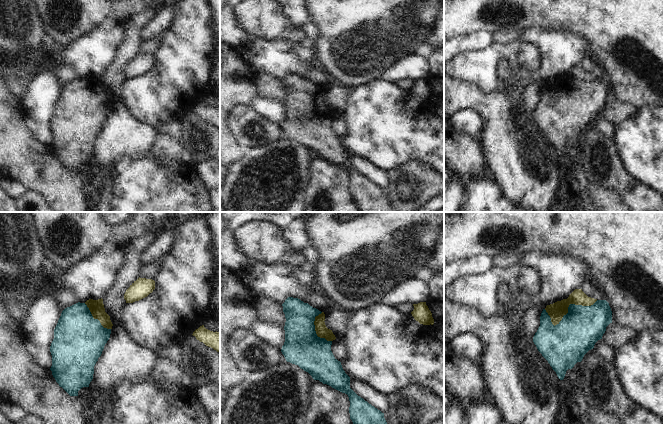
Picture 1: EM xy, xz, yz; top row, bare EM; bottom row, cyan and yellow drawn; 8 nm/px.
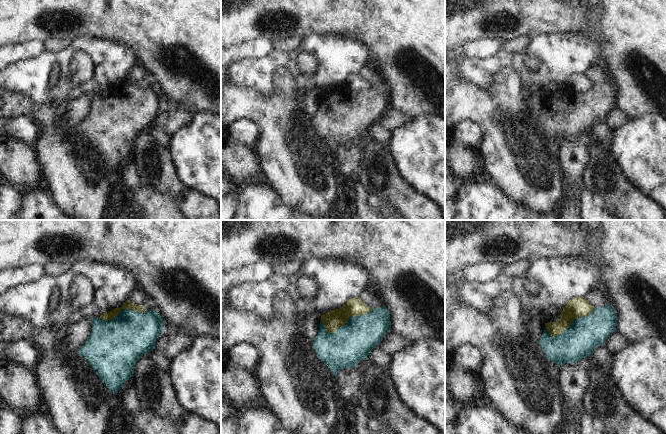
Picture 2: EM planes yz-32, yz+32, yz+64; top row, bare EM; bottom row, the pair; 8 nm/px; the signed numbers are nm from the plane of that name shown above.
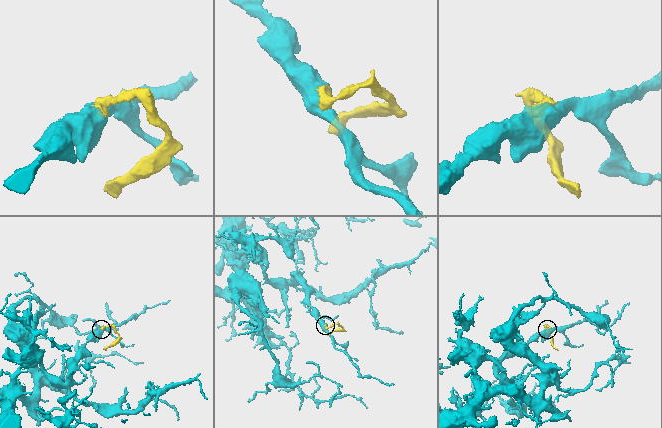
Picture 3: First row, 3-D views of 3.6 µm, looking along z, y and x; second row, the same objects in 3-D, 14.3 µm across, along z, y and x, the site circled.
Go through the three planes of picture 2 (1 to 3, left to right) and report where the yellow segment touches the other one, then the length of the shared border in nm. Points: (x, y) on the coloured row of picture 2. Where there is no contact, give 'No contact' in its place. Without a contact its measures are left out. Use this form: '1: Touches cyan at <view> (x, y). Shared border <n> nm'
1: Touches cyan at yz-32 (121, 311). Shared border 360 nm
2: Touches cyan at yz+32 (346, 323). Shared border 440 nm
3: Touches cyan at yz+64 (570, 325). Shared border 440 nm

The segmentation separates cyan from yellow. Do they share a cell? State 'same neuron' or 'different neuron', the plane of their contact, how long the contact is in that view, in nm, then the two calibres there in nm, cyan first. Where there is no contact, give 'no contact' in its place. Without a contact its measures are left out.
different neuron | yz | 440 nm | 340/140 nm

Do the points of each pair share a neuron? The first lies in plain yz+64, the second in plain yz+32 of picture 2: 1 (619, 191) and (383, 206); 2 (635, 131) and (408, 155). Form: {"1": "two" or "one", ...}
{"1": "two", "2": "one"}

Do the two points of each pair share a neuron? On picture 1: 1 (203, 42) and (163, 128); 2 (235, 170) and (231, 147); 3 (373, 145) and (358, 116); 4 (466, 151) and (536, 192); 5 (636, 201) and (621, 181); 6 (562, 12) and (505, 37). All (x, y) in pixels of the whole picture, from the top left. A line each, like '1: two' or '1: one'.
1: two
2: two
3: one
4: two
5: one
6: two

